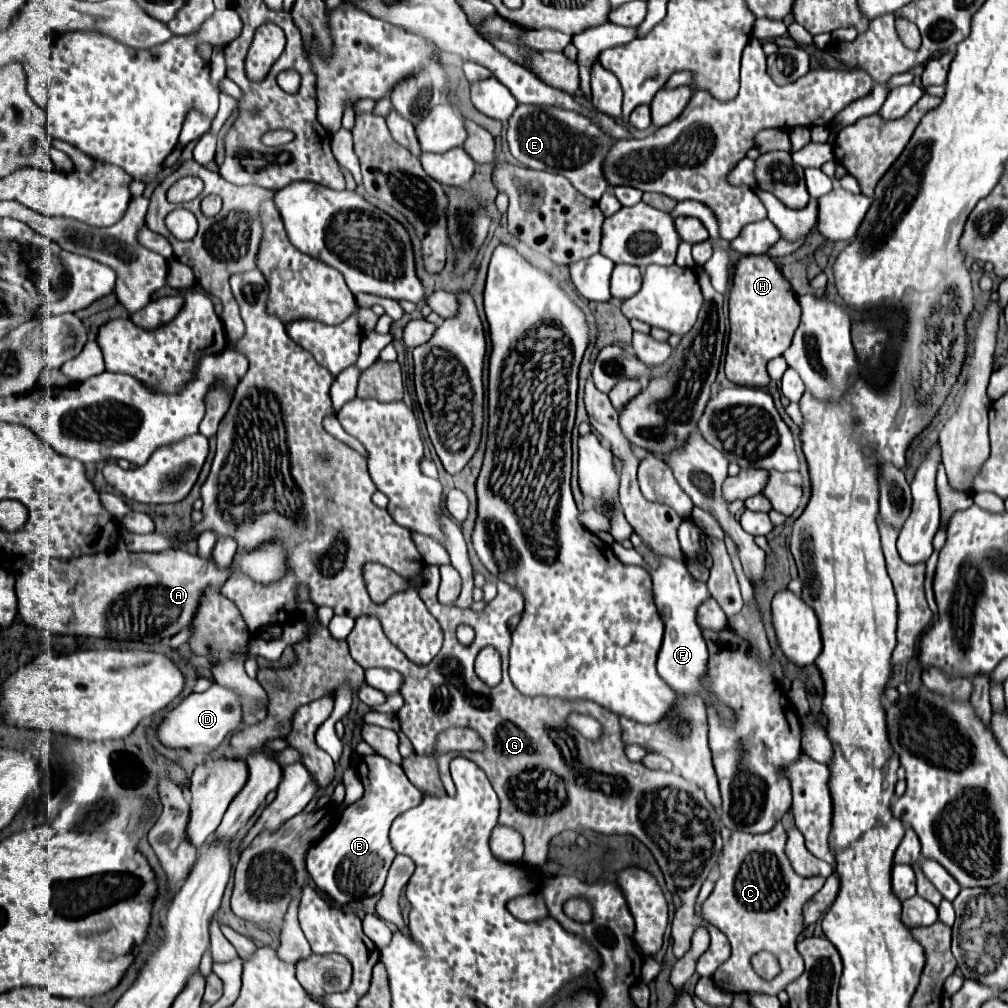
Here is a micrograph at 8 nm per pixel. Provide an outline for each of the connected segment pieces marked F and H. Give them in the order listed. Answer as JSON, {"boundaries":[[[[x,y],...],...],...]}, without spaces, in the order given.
{"boundaries":[[[[654,554],[654,556],[660,562],[656,572],[652,572],[654,602],[658,606],[658,612],[660,612],[662,620],[664,620],[664,626],[666,626],[662,648],[660,648],[660,654],[658,654],[658,674],[676,692],[680,692],[684,696],[700,696],[704,706],[714,708],[718,718],[728,728],[732,728],[738,722],[736,712],[730,706],[724,706],[724,702],[720,702],[716,698],[716,694],[706,684],[708,682],[708,650],[706,650],[702,630],[696,624],[696,612],[698,612],[698,606],[710,598],[708,586],[706,586],[706,582],[698,582],[688,572],[688,564],[686,564],[684,558],[674,560],[670,556],[658,556],[658,554]]],[[[766,254],[740,258],[734,272],[734,288],[730,292],[726,378],[740,386],[764,388],[770,382],[766,364],[786,352],[800,324],[800,314],[798,294]]]]}

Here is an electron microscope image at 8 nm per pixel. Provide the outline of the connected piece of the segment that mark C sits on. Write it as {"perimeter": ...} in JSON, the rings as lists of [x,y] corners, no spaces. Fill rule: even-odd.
{"perimeter":[[[776,824],[766,834],[732,832],[730,844],[722,850],[718,862],[720,878],[702,904],[702,916],[724,932],[732,946],[730,958],[712,976],[714,984],[726,992],[764,992],[774,996],[804,972],[796,940],[804,930],[804,904],[824,886],[824,878],[798,876],[784,852],[786,840],[788,834],[784,826]],[[758,952],[770,952],[780,962],[780,974],[772,982],[760,978],[750,964],[750,958]]]}

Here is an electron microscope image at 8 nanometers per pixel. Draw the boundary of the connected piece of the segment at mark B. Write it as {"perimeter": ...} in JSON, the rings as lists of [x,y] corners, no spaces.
{"perimeter":[[[378,754],[364,756],[360,760],[358,776],[364,784],[364,796],[342,812],[336,826],[318,844],[312,846],[306,858],[306,866],[314,884],[338,906],[374,896],[372,892],[376,890],[372,890],[372,882],[386,880],[388,868],[396,856],[388,838],[392,822],[422,802],[422,792],[412,786],[402,766]]]}

